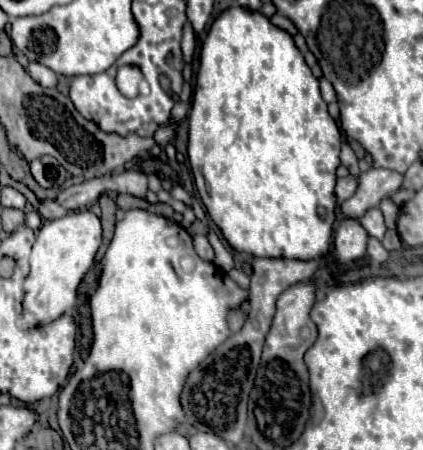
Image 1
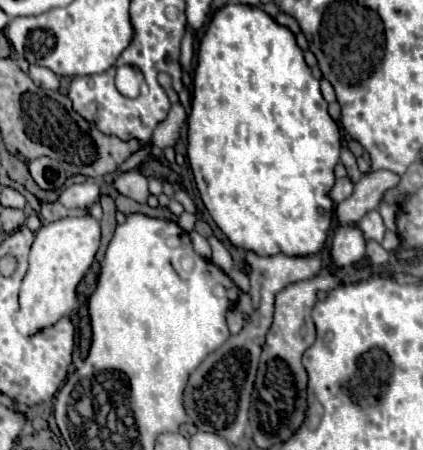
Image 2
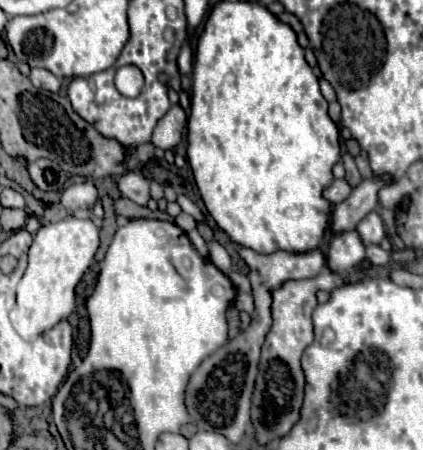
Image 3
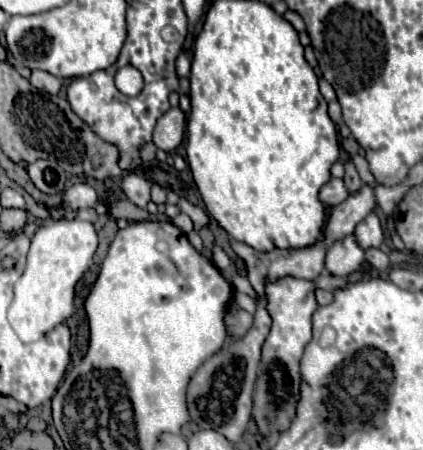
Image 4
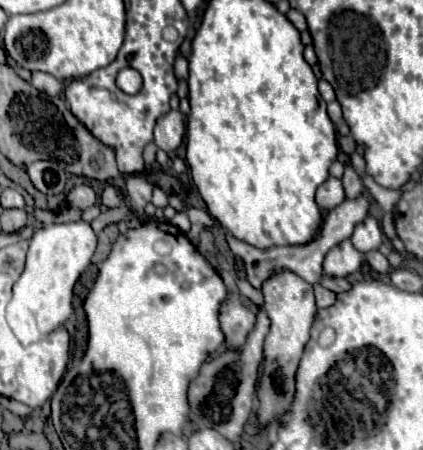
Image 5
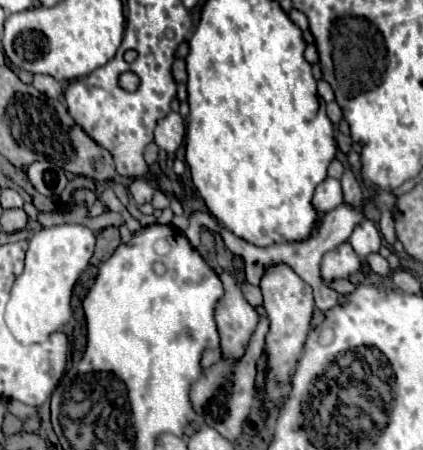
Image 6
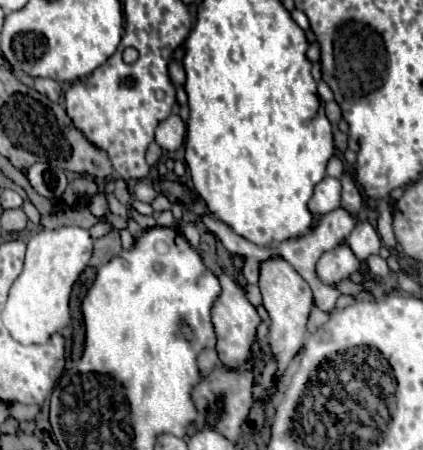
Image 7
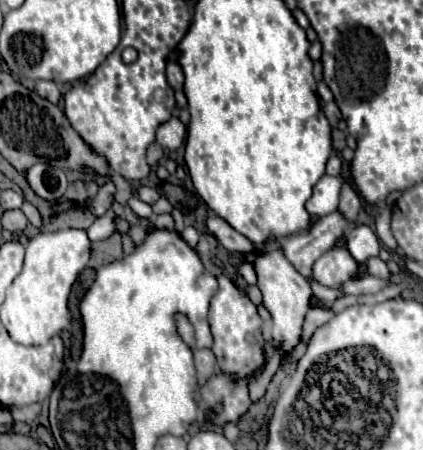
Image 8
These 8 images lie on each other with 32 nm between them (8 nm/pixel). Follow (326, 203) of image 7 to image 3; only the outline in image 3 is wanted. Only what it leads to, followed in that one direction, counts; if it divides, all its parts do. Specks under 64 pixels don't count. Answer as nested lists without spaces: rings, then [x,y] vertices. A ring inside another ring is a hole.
[[[334,180],[328,188],[324,188],[324,198],[330,204],[340,204],[350,196],[350,192],[352,192],[352,188],[348,186],[346,180]]]

